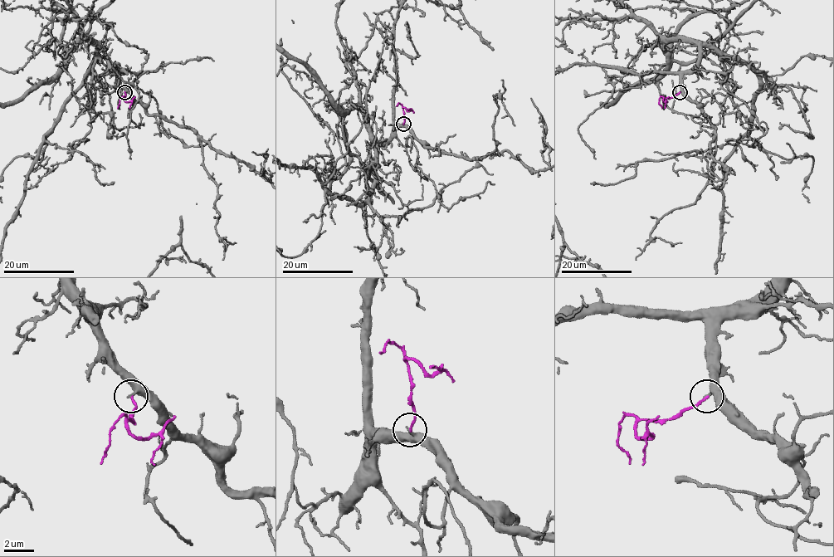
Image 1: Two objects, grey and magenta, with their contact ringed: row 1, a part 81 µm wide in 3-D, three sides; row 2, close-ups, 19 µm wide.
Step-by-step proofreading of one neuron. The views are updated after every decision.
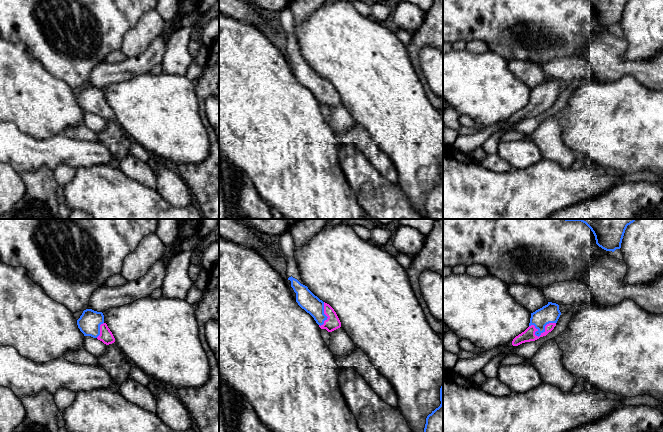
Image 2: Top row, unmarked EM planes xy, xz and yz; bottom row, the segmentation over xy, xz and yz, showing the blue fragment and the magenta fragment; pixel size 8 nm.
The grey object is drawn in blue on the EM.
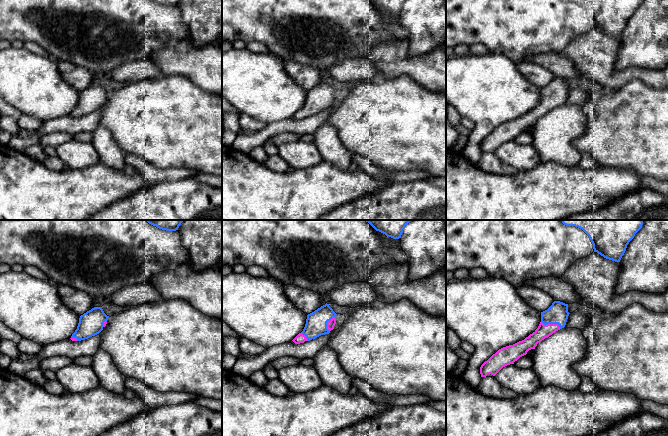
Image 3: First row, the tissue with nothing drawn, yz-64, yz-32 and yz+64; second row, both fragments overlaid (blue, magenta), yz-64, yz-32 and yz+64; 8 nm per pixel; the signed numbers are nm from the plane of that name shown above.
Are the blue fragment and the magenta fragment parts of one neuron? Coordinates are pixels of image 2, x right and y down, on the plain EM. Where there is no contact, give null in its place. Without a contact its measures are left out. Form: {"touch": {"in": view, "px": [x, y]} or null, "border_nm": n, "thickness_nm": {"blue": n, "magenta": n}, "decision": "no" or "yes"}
{"touch": {"in": "yz", "px": [540, 110]}, "border_nm": 220, "thickness_nm": {"blue": 160, "magenta": 100}, "decision": "yes"}

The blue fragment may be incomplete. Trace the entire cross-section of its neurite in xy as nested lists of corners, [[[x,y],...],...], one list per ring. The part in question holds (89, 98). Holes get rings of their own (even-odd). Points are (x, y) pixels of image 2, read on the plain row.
[[[92,85],[83,87],[80,94],[77,96],[77,101],[84,112],[91,112],[109,121],[115,118],[115,114],[104,98],[102,88],[97,88]]]

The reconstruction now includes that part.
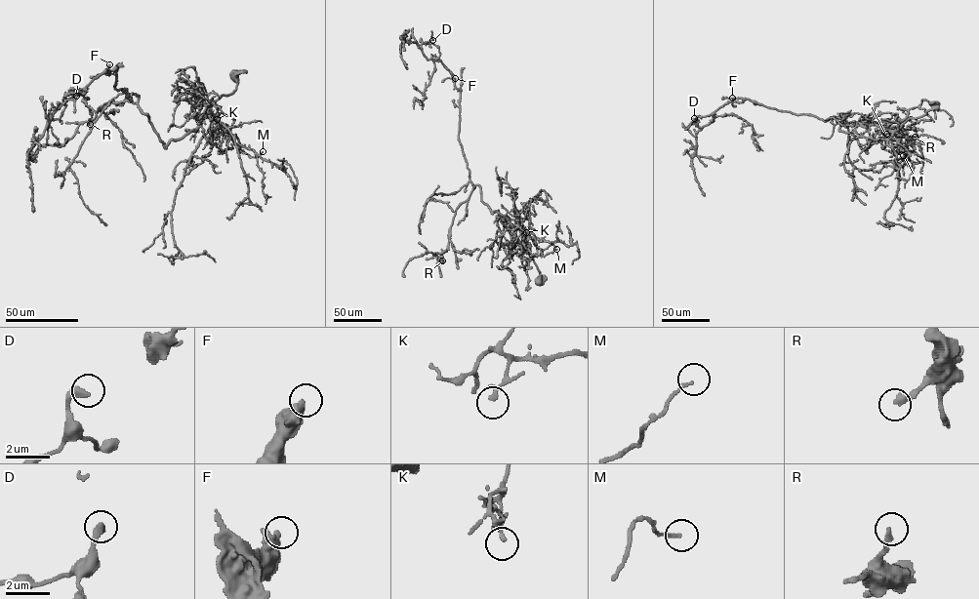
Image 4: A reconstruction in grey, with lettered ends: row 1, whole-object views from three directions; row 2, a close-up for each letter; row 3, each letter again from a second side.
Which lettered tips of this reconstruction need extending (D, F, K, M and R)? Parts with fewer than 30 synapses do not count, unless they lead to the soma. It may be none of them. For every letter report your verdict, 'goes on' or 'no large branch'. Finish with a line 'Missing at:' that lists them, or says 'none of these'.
D: no large branch
F: no large branch
K: no large branch
M: no large branch
R: no large branch
Missing at: none of these

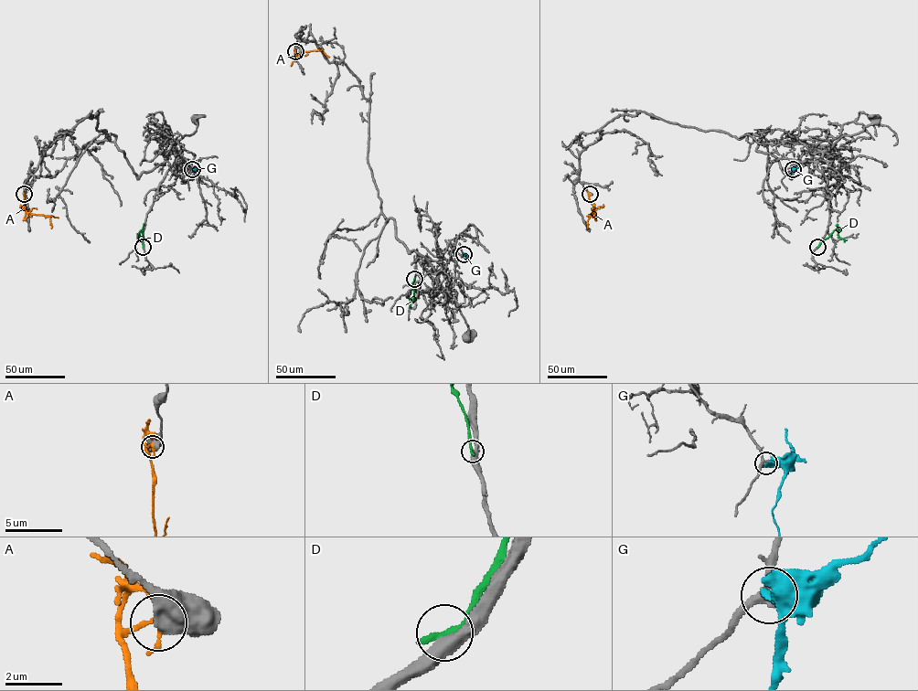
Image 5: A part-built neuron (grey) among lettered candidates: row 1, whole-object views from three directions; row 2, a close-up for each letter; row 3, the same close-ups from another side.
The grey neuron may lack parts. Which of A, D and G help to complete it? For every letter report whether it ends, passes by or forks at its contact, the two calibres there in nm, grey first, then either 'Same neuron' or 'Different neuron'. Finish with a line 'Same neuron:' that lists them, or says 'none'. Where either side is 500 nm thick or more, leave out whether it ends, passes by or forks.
A: Thickness 750 nm (grey) against 220 nm. Different neuron
D: It ends there. Thickness 440 nm (grey) against 320 nm. Different neuron
G: Thickness 200 nm (grey) against 500 nm. Different neuron
Same neuron: none

